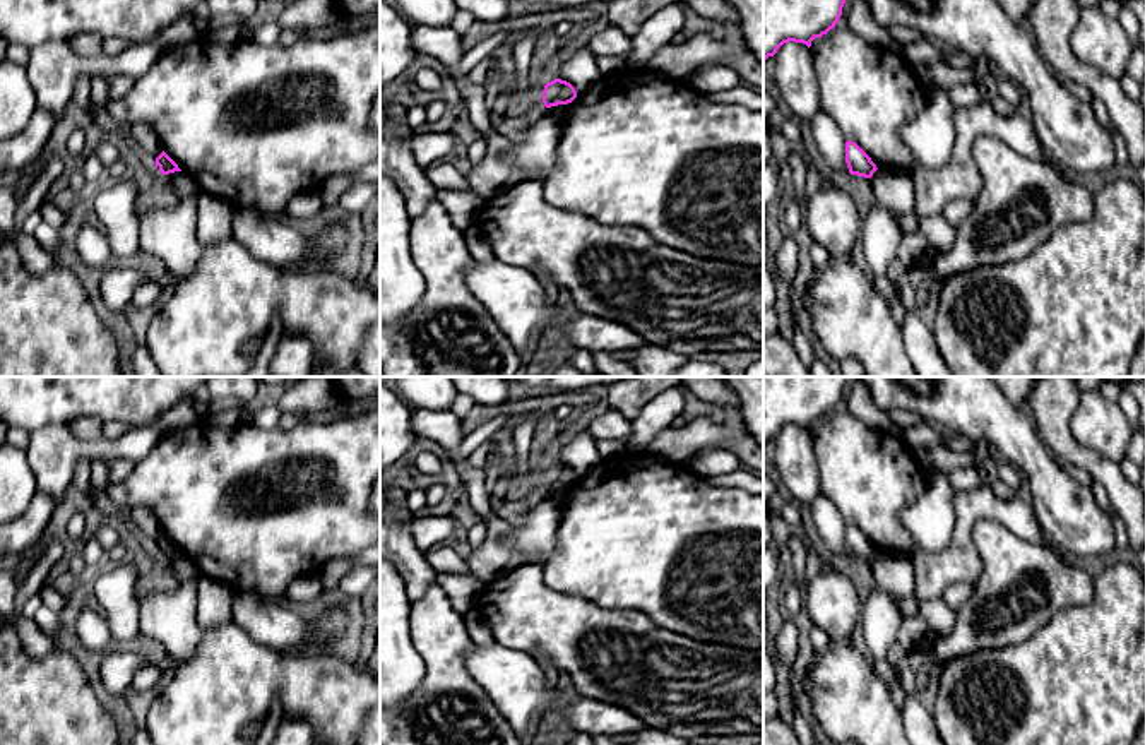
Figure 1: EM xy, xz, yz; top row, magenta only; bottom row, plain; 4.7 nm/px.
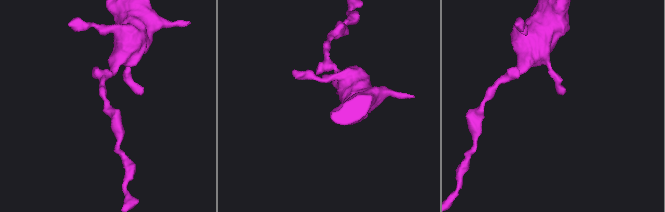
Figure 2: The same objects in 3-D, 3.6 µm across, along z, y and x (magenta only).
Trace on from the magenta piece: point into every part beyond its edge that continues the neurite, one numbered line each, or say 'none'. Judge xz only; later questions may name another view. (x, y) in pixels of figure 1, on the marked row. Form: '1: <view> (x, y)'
none

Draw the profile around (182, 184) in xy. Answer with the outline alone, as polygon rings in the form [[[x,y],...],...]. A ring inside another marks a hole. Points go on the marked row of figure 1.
[[[175,171],[169,175],[163,175],[164,180],[168,180],[180,200],[183,200],[188,195],[199,195],[199,187],[193,183],[192,176],[185,171]]]

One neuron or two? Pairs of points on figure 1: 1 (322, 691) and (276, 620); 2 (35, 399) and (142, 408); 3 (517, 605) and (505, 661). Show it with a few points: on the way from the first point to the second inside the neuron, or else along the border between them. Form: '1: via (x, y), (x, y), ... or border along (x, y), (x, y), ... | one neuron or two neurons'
1: border along (257, 641), (283, 651), (300, 653) | two neurons
2: via (62, 399), (115, 399) | one neuron
3: border along (495, 641), (528, 651), (545, 667) | two neurons

